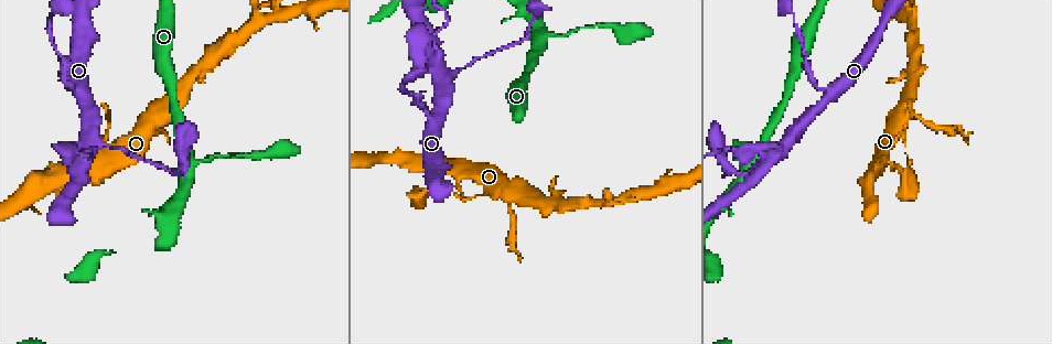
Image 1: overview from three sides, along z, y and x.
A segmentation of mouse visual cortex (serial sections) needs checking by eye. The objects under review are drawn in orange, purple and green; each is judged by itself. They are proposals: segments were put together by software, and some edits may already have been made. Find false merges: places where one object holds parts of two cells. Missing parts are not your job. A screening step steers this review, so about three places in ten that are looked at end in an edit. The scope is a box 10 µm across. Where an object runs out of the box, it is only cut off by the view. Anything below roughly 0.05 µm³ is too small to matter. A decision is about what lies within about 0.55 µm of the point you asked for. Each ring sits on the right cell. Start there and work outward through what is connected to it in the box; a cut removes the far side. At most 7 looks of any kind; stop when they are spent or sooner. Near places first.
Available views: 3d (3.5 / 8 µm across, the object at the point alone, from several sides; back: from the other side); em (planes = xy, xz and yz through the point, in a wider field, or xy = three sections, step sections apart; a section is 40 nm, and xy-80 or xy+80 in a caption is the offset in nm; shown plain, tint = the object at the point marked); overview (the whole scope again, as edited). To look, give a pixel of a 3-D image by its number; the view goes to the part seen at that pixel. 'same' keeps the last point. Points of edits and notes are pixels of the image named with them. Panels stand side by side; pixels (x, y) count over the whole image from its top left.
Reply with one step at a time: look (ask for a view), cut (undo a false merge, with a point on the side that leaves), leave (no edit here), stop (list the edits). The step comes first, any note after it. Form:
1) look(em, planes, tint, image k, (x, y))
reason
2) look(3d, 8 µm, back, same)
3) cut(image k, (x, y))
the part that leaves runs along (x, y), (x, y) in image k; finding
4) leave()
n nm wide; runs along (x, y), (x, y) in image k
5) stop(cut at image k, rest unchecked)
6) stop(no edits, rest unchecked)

look(3d, 3.5 µm, back, image 1, (69, 86))
sudden change in width

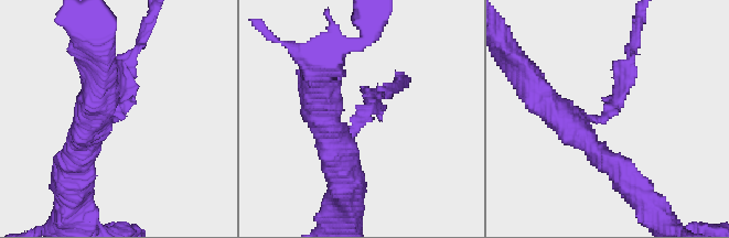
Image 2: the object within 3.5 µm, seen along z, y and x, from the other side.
look(em, xy, step 5, tint, image 2, (361, 122))
need the tissue

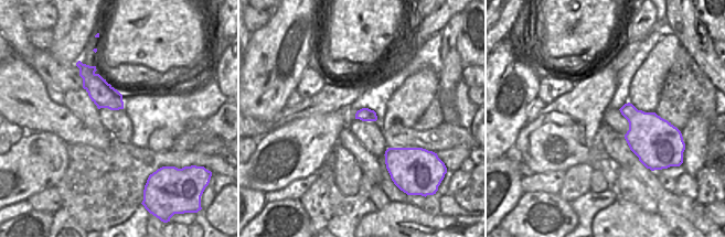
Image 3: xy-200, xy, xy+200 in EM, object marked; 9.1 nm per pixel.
leave()
runs along (548, 107), (599, 120), (630, 56) in image 2; one cell here

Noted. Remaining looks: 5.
look(3d, 3.5 µm, image 1, (51, 11))
sudden change in width

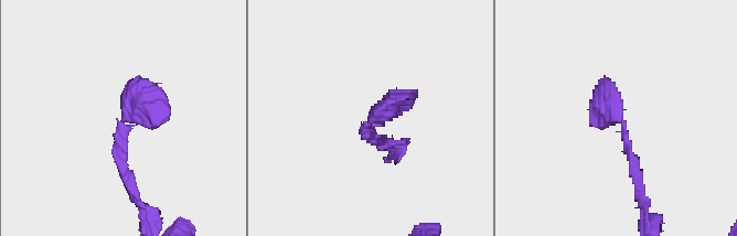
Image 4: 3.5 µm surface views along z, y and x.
look(em, xy, step 1, plain, image 4, (623, 121))
shape alone is not enough

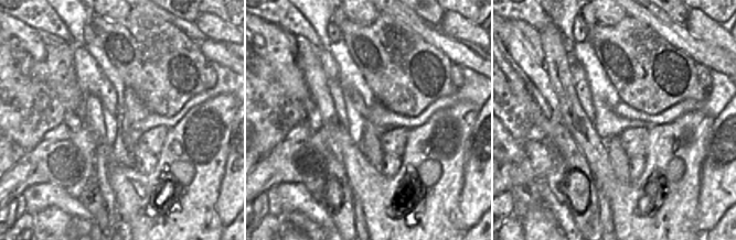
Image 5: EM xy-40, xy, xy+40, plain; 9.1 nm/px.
look(em, xy, step 1, tint, same)
where the object lies

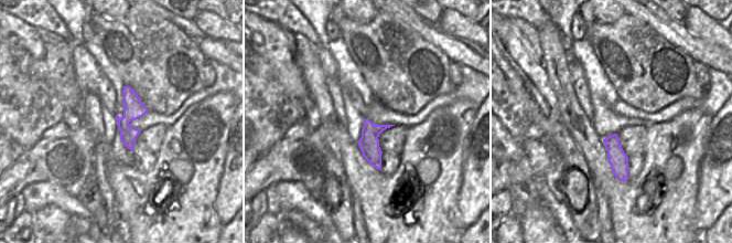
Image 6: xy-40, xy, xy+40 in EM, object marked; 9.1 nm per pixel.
leave()
runs along (639, 185), (625, 125), (594, 115) in image 4; one cell here

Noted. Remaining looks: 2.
look(3d, 8 µm, image 1, (755, 158))
small branch off a trunk

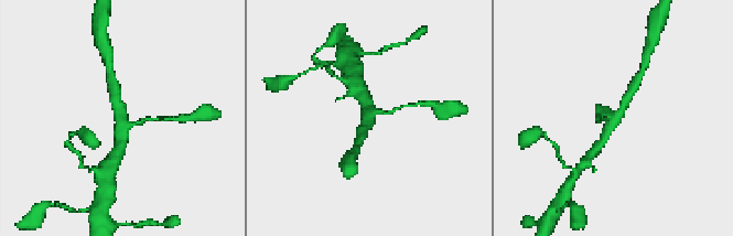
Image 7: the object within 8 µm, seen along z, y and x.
look(em, xy, step 3, tint, same)
3 arms; arms of 100, 250, 300 nm

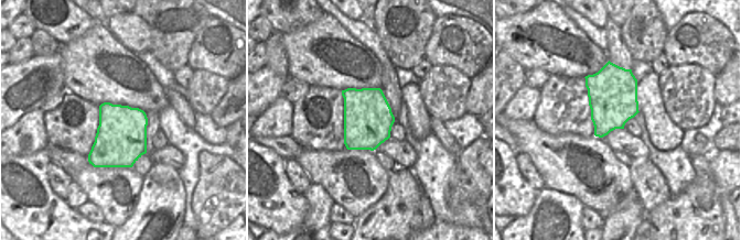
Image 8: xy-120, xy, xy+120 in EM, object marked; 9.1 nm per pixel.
leave()
runs along (627, 98), (622, 111), (595, 150) in image 7; all the same cell

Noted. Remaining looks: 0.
stop(no edits, rest unchecked)

